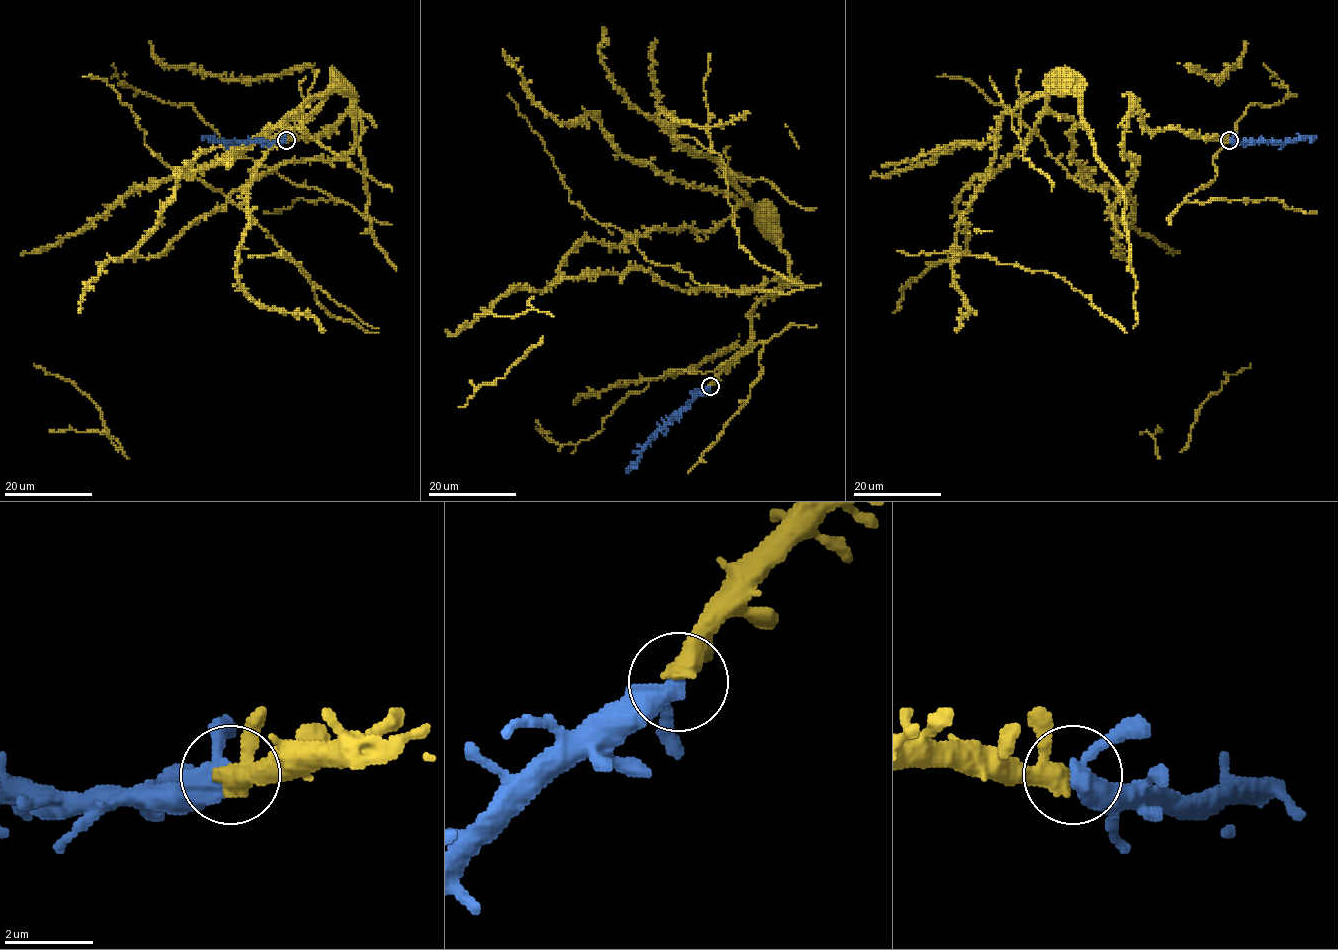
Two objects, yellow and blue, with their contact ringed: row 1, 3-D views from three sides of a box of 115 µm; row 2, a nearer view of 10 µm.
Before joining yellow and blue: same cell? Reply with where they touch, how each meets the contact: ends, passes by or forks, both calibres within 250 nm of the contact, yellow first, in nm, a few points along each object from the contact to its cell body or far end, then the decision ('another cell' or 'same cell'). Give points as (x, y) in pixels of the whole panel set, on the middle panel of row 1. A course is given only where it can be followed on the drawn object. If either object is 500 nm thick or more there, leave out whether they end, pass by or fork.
(710, 386) | yellow passes by | blue passes by | 360/400 nm | yellow via (711, 385), (786, 282), (675, 289), (626, 234), (736, 201), (559, 122), (503, 49) | blue via (711, 386), (696, 395), (650, 441), (642, 457), (626, 473) | same cell

